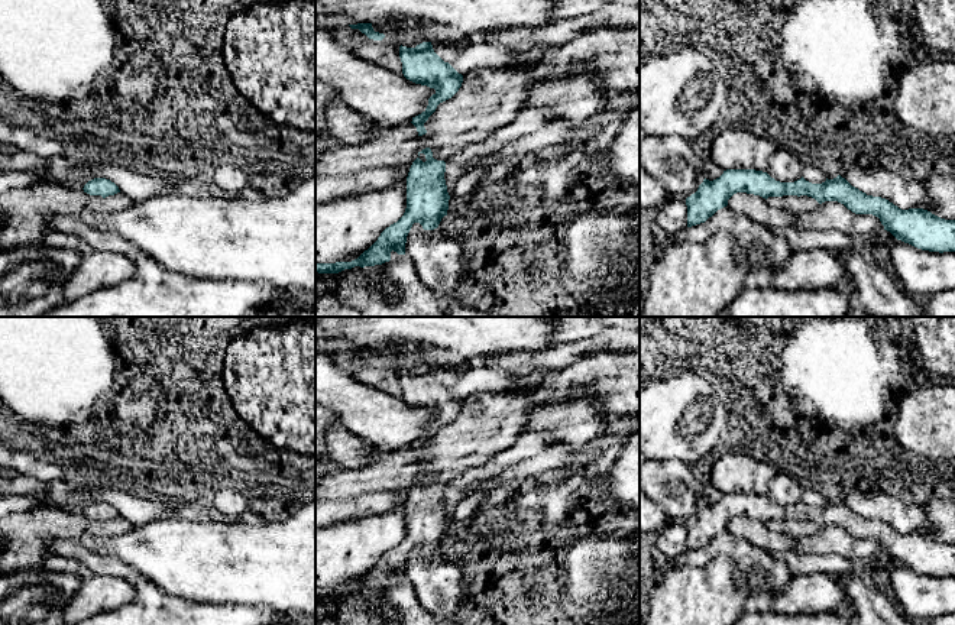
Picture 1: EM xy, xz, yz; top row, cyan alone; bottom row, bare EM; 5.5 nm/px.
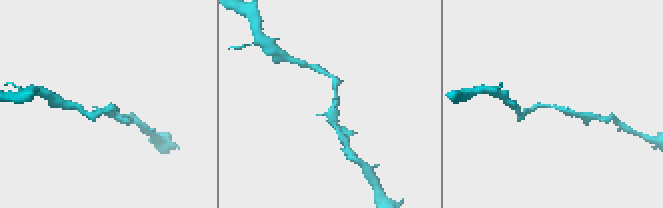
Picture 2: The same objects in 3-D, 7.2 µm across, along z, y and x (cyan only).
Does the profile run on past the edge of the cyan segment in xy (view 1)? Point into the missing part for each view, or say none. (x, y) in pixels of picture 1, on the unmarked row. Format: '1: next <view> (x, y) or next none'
1: next none

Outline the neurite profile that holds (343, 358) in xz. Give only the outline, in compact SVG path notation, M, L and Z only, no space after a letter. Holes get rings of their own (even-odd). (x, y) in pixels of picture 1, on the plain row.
M339 350L339 352L327 352L333 362L344 370L347 375L353 376L353 360L352 360L352 352L350 350Z

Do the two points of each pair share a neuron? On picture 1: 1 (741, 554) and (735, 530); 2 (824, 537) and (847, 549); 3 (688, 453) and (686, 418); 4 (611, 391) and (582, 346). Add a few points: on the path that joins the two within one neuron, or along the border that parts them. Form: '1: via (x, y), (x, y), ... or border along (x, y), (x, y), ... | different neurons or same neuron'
1: border along (727, 530), (732, 536), (741, 537), (767, 551) | different neurons
2: via (829, 540), (841, 543) | same neuron
3: via (688, 444), (688, 427) | same neuron
4: border along (614, 353), (593, 353), (557, 369) | different neurons

